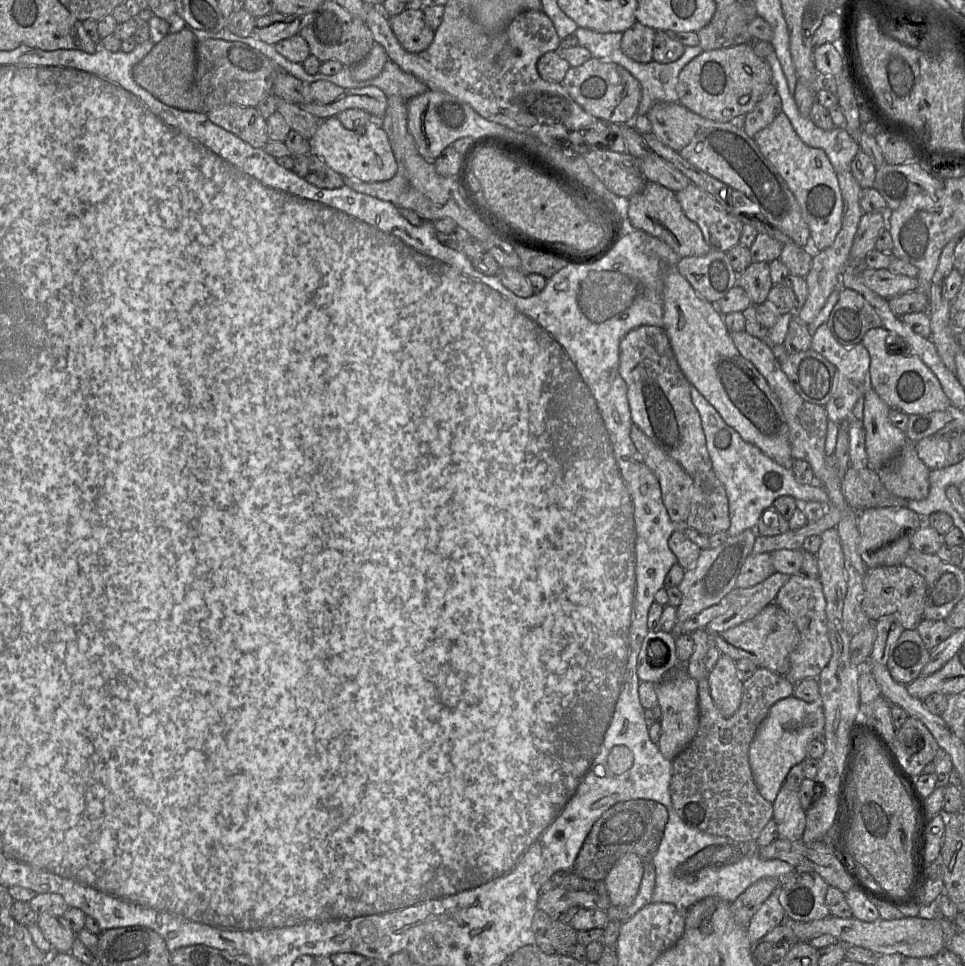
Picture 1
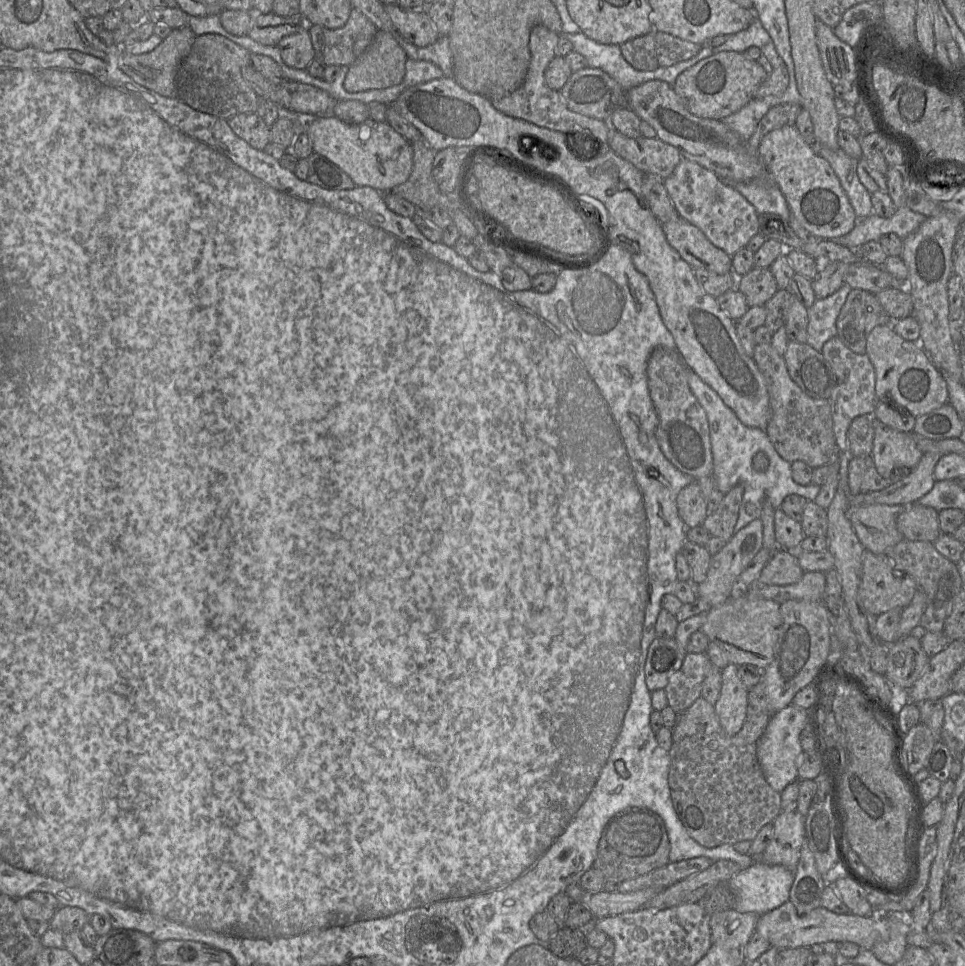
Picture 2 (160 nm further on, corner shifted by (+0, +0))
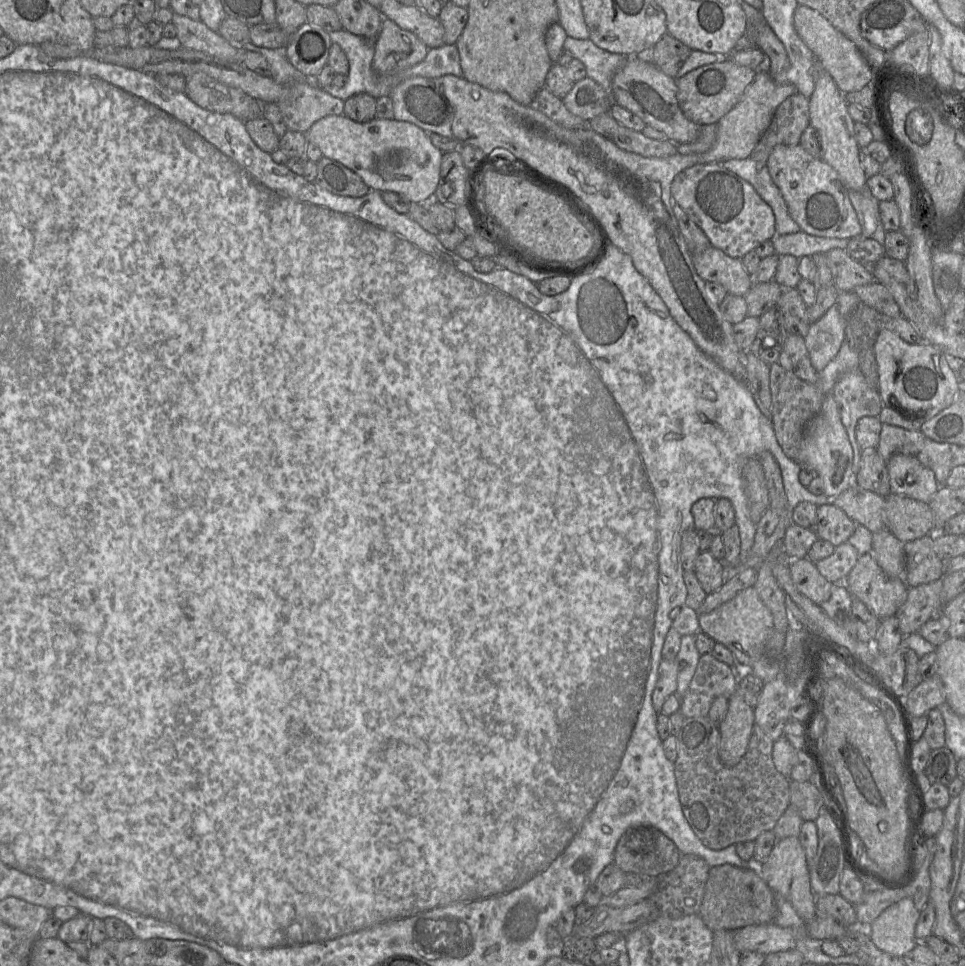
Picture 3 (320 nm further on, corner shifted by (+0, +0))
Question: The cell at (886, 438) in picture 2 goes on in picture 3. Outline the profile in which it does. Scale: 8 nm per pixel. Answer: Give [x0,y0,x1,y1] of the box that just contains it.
[886,454,940,503]

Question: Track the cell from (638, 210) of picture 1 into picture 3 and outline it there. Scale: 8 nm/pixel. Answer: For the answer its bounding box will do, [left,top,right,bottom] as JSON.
[692,245,754,297]

